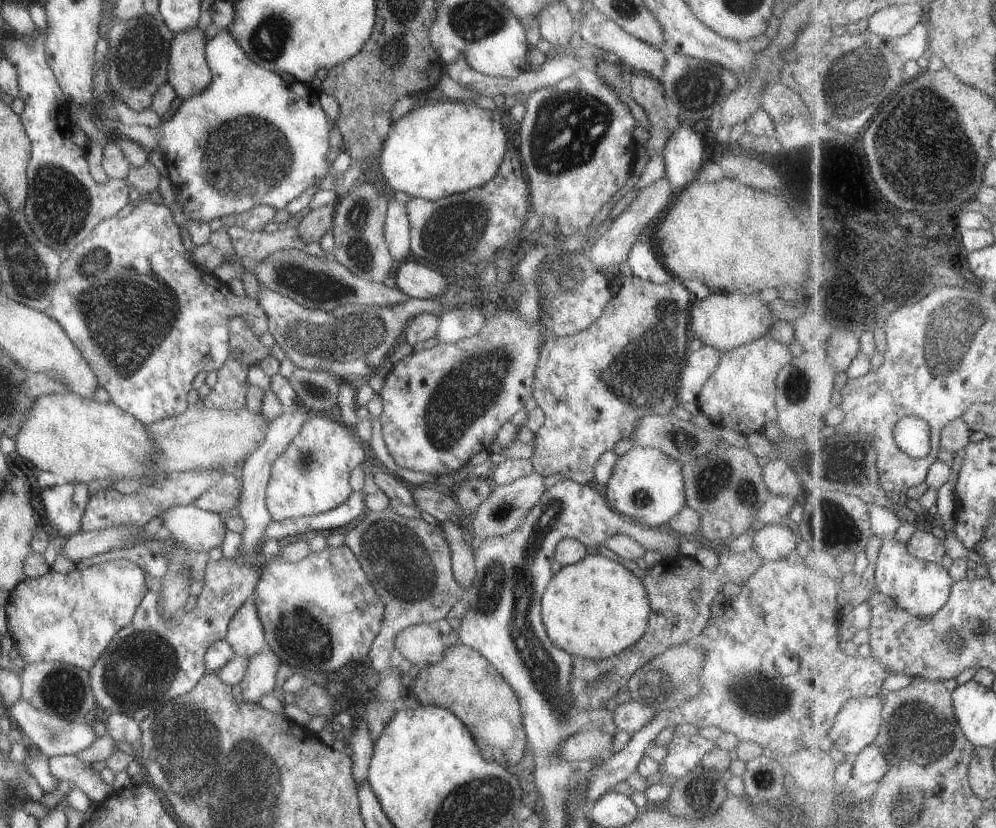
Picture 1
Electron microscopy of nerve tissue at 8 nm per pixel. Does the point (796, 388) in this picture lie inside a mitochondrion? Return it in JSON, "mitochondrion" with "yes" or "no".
{"mitochondrion":"yes"}

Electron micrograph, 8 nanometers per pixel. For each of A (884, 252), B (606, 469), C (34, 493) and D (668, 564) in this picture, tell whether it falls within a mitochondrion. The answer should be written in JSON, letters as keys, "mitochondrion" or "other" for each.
{"A":"mitochondrion","B":"other","C":"other","D":"other"}

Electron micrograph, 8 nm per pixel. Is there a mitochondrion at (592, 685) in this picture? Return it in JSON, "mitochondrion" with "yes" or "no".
{"mitochondrion":"yes"}

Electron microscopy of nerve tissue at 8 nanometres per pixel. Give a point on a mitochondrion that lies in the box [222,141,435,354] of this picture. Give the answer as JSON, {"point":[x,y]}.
{"point":[318,286]}

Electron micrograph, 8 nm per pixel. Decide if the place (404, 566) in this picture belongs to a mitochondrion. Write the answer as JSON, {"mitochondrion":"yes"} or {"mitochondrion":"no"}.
{"mitochondrion":"yes"}

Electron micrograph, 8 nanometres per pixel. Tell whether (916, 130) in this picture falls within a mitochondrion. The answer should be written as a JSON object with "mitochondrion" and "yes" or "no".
{"mitochondrion":"yes"}

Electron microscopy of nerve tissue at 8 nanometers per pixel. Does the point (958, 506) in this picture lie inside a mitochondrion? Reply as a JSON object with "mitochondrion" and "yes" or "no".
{"mitochondrion":"no"}

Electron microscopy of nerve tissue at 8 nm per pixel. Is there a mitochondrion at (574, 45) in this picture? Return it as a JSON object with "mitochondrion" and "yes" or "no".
{"mitochondrion":"no"}

